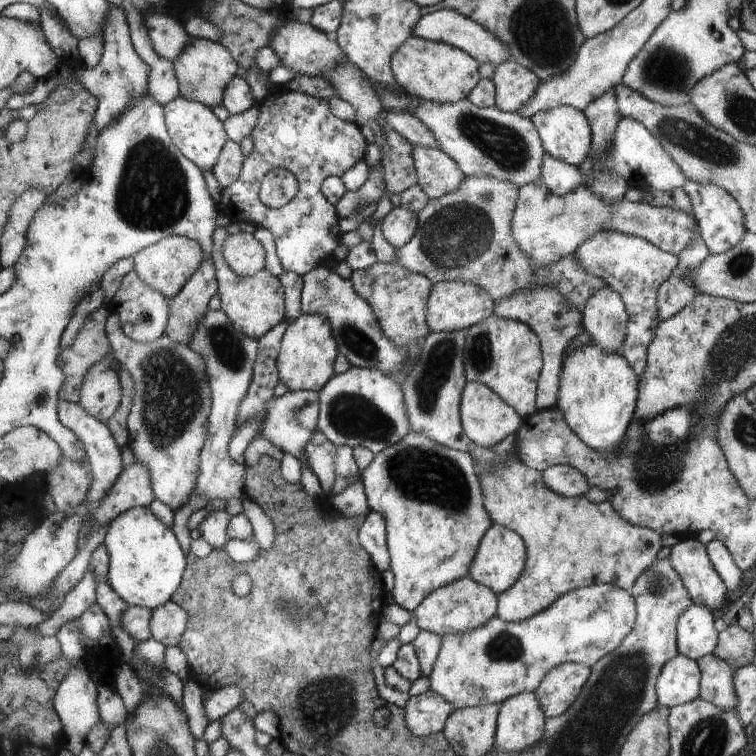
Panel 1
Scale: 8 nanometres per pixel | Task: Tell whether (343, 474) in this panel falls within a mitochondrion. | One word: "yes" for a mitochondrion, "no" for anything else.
no

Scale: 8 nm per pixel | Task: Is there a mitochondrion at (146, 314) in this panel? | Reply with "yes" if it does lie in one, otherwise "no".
yes

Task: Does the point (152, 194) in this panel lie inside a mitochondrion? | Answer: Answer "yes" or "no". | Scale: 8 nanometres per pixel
yes

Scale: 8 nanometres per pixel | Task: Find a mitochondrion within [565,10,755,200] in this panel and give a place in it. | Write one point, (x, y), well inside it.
(690, 138)

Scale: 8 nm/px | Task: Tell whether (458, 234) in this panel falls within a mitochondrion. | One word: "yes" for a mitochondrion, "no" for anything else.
yes

